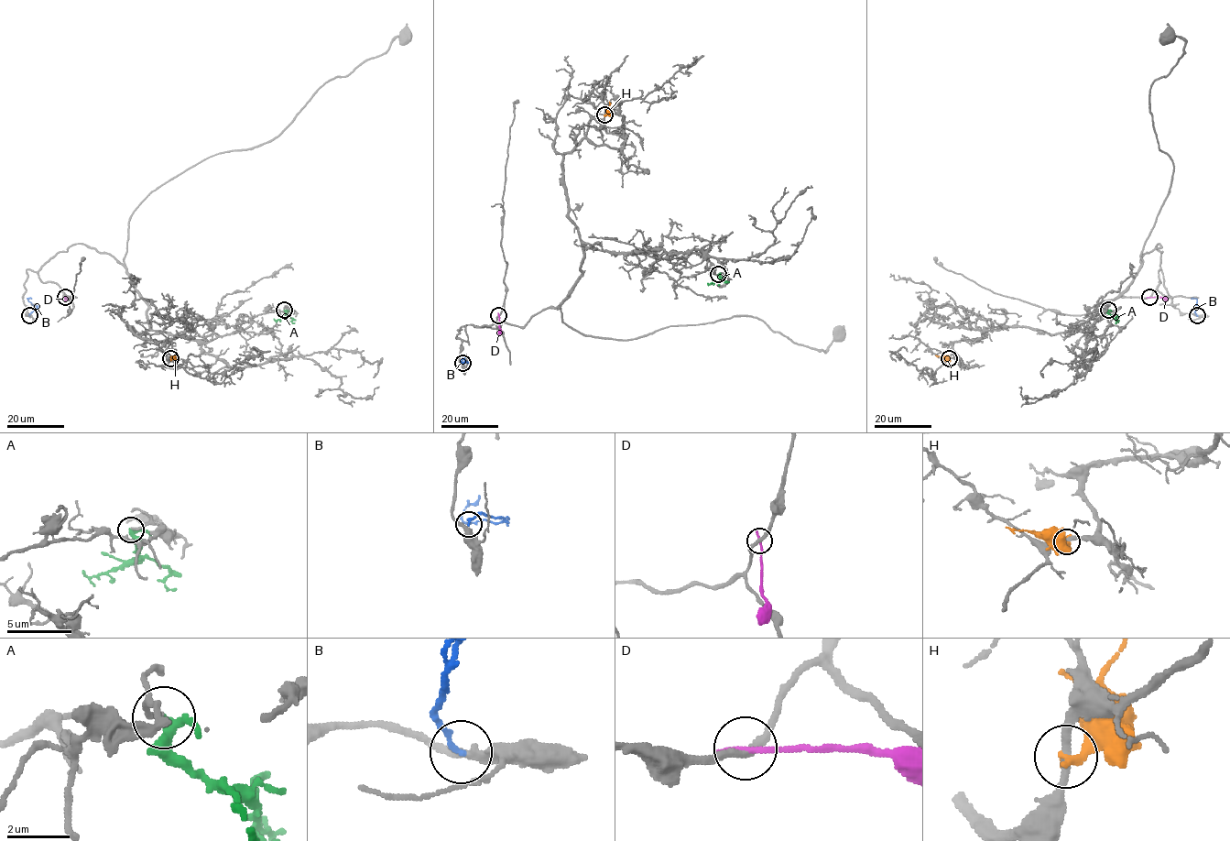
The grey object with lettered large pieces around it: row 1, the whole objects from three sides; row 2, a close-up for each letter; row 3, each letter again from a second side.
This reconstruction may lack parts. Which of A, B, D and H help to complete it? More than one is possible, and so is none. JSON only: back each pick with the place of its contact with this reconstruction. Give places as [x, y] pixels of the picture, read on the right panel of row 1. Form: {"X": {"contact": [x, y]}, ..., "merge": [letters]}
{"merge": []}

